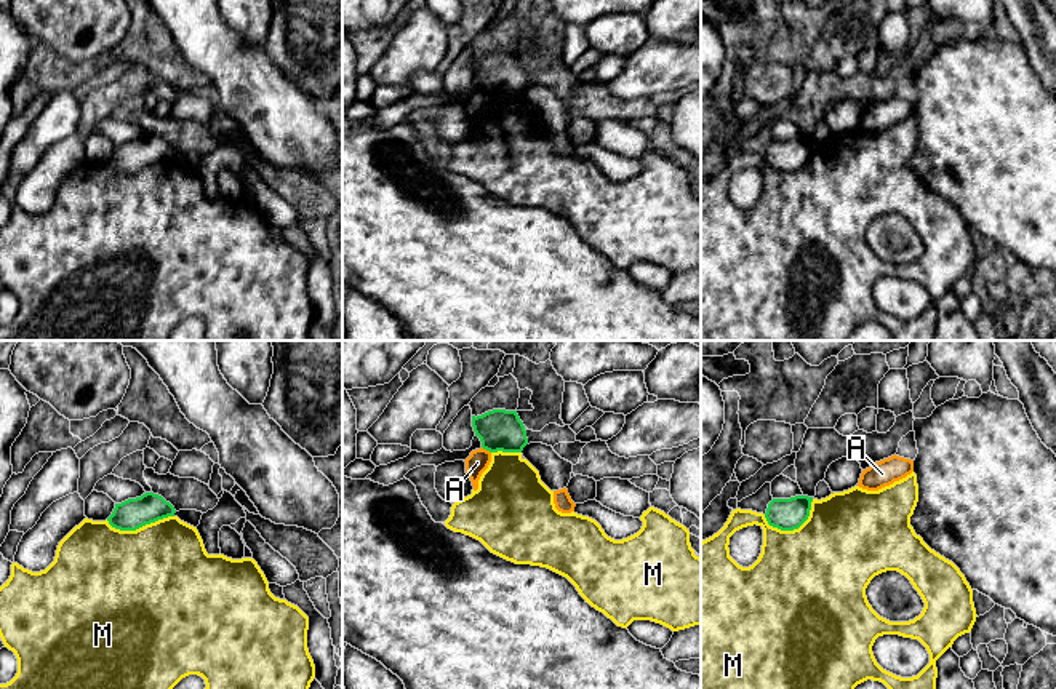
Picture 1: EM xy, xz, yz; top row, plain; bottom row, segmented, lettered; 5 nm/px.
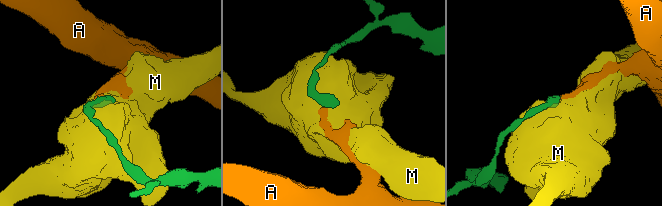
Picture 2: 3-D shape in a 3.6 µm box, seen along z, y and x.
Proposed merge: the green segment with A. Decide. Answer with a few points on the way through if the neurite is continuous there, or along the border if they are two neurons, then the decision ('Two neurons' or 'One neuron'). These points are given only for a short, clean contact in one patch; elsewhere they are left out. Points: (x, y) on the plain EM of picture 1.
Boundary: xz (482, 88), (490, 95). Two neurons

